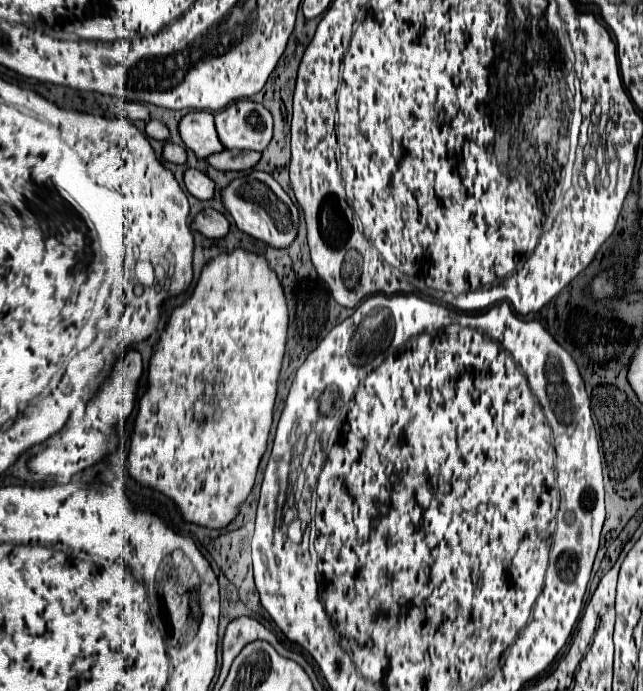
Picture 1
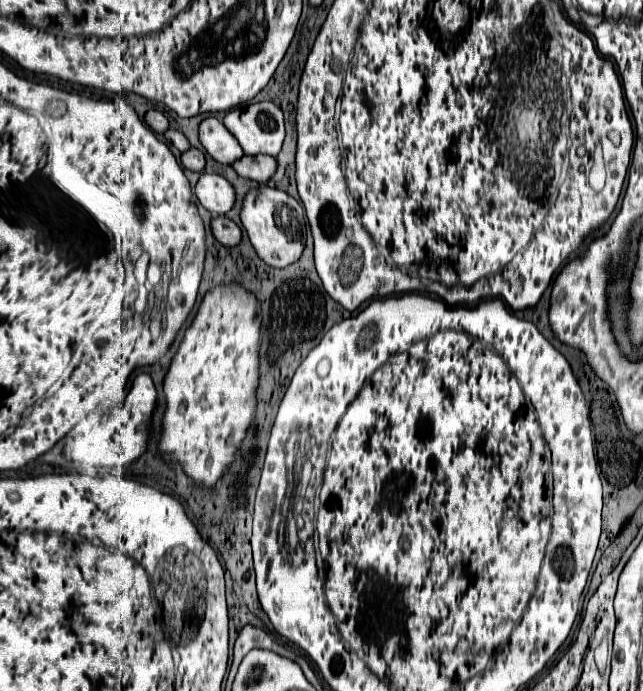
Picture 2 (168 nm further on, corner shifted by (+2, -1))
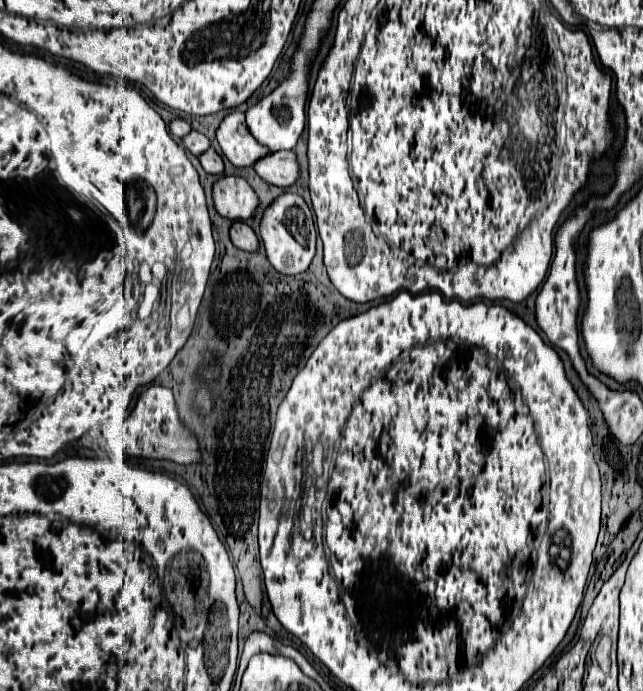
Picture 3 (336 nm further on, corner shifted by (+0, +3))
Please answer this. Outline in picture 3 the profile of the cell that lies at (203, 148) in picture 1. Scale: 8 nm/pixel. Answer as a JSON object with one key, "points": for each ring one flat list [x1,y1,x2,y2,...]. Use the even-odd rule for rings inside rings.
{"points":[[232,112,228,114,218,132,216,138,220,142,220,148,224,152,224,156,238,168,244,166,254,166,260,158,272,154,266,146,262,146,248,130,246,120,244,120,244,112]]}

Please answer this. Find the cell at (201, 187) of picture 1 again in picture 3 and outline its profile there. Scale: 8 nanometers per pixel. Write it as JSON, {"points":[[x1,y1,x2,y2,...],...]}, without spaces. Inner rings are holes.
{"points":[[222,176,214,184,216,210,228,220,248,220,260,204,258,194,240,176]]}

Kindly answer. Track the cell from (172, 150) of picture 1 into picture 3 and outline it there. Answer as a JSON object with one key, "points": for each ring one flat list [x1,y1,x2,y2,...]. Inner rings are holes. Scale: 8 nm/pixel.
{"points":[[210,148,208,152,204,152,204,154,200,156,200,162,202,162,202,168,204,168,208,174,222,174,222,172,224,172,222,156,216,154,214,148]]}

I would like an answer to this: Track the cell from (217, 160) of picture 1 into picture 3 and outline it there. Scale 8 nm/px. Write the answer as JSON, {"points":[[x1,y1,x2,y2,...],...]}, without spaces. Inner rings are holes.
{"points":[[274,152,254,164,254,170,258,176,274,186,288,188,292,186,300,176,300,166,296,160,296,152]]}

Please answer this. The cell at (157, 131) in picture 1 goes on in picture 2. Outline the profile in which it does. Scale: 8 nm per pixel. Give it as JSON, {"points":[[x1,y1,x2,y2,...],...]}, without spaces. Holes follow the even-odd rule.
{"points":[[166,130,164,132,164,140,168,140,172,146,176,146,180,152,184,152,184,150,188,150,190,148,190,144,188,144,188,140,186,140,186,136,182,134,182,132,178,132,178,130]]}

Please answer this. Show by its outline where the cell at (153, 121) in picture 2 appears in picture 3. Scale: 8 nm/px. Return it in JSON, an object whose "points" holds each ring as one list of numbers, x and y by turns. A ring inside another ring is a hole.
{"points":[[176,118,176,120,172,120,172,122,170,122,170,132,172,132,172,136,174,136,176,140,184,138,190,130,192,130,192,128,190,128,190,124,188,124,188,122,184,122,184,120,180,120,180,118]]}

